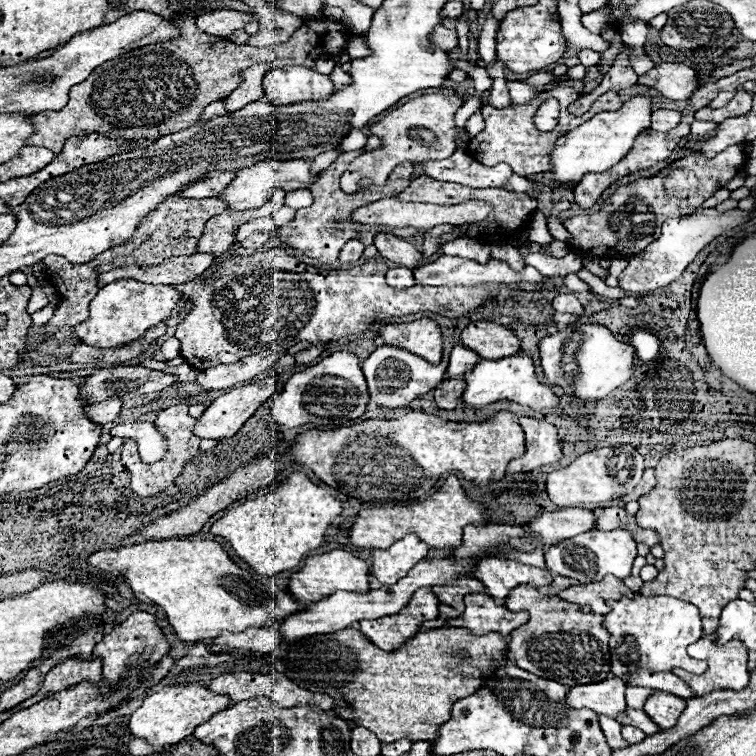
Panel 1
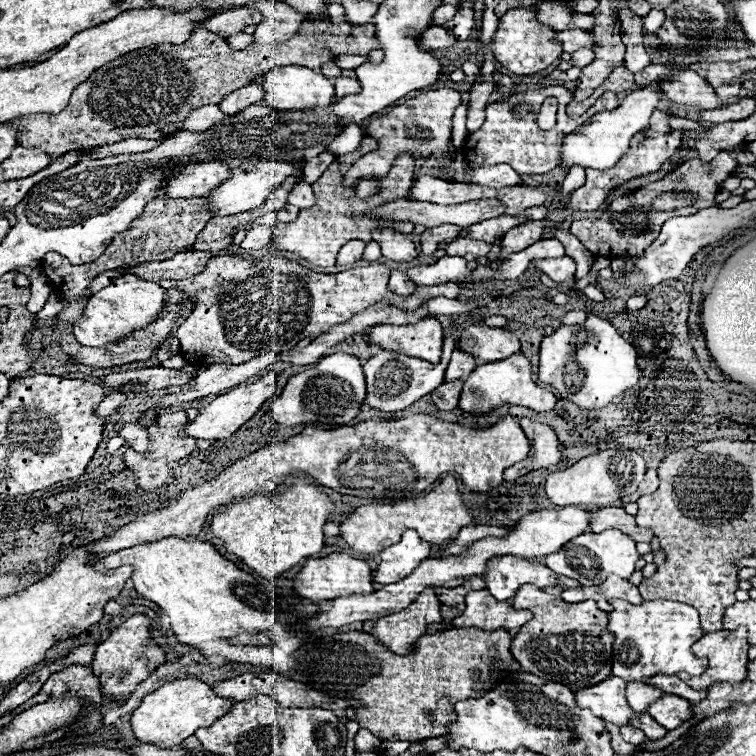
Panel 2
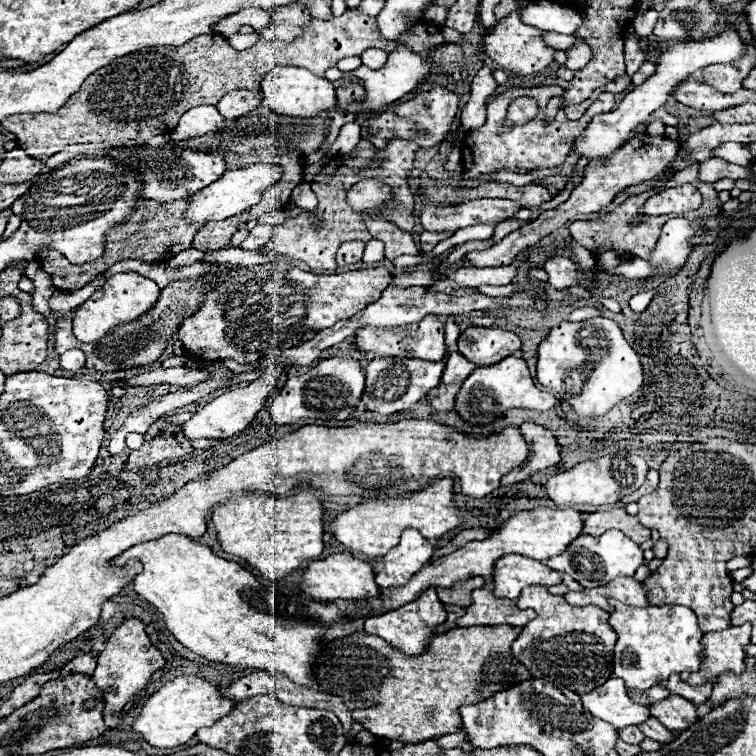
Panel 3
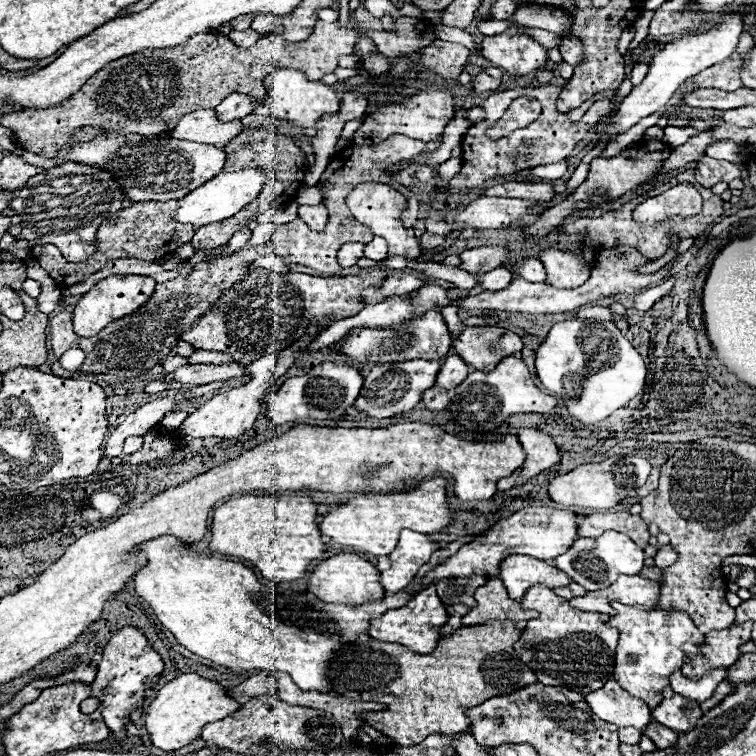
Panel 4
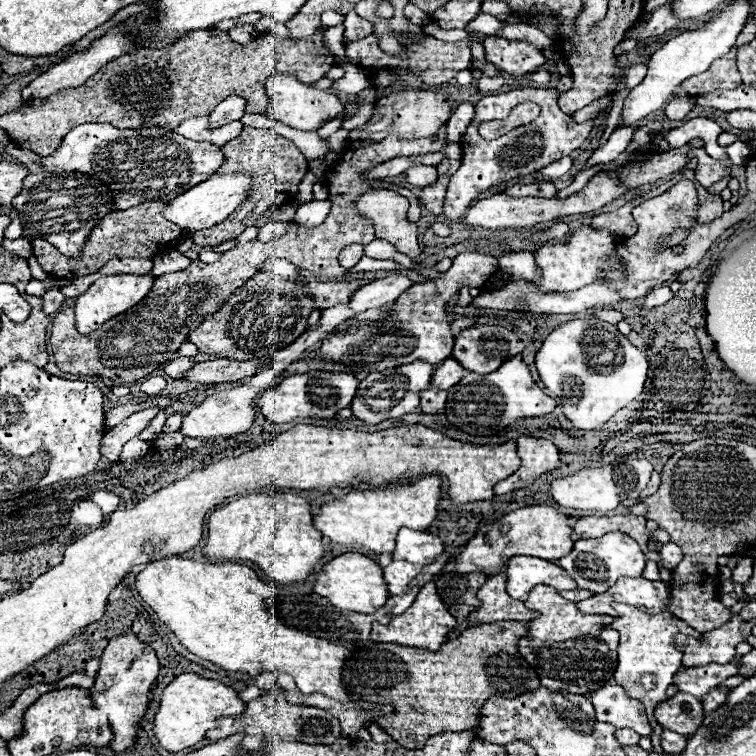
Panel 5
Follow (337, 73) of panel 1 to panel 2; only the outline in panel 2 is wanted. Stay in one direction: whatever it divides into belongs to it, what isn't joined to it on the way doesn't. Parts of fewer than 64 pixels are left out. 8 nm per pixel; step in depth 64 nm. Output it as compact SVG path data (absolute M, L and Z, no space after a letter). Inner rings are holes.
M338 76L336 78L336 100L344 98L344 94L356 94L360 92L360 86L350 86L350 78Z

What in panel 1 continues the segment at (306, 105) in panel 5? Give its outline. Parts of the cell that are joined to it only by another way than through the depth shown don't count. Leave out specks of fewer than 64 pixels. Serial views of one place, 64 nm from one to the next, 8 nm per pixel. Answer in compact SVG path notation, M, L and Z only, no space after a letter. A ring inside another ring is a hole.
M306 66L272 68L264 76L266 96L276 106L298 104L306 100L326 100L334 92L334 84L328 76Z

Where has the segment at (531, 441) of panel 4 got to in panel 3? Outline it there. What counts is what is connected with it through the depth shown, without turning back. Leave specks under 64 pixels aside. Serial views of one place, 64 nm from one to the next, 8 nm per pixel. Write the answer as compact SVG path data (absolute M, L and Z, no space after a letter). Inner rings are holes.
M524 422L520 426L520 432L522 432L526 444L528 444L528 458L526 458L526 462L522 462L518 468L508 472L500 480L502 486L522 482L528 476L560 462L560 450L558 450L556 438L552 436L550 430L546 430L542 426L536 426L536 424L530 424L530 422Z

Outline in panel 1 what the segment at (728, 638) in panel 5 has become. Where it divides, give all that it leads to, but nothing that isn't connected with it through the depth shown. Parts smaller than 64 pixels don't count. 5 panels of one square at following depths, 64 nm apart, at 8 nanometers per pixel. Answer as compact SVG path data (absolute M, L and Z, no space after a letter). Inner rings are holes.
M706 634L688 648L688 654L708 662L708 670L702 676L694 676L694 674L688 674L688 672L682 672L682 670L674 670L674 674L680 676L692 688L692 692L696 692L696 696L704 696L704 694L708 694L712 690L724 690L724 688L742 690L748 684L748 678L750 678L750 674L746 670L748 656L746 656L746 648L742 646L742 642L738 638L734 638L734 640L726 642L726 644L718 644L714 640L714 634Z

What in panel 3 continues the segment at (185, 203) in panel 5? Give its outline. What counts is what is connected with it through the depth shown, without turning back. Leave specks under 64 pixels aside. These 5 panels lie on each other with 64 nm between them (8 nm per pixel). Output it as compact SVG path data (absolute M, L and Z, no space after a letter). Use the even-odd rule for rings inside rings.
M252 164L242 170L226 170L222 178L218 178L216 182L208 184L204 190L190 196L188 208L184 210L184 218L188 218L190 222L206 224L206 222L218 222L218 220L236 216L248 210L250 206L254 206L256 202L260 202L264 188L268 188L274 180L278 180L280 174L282 174L280 166L272 166L272 164Z

